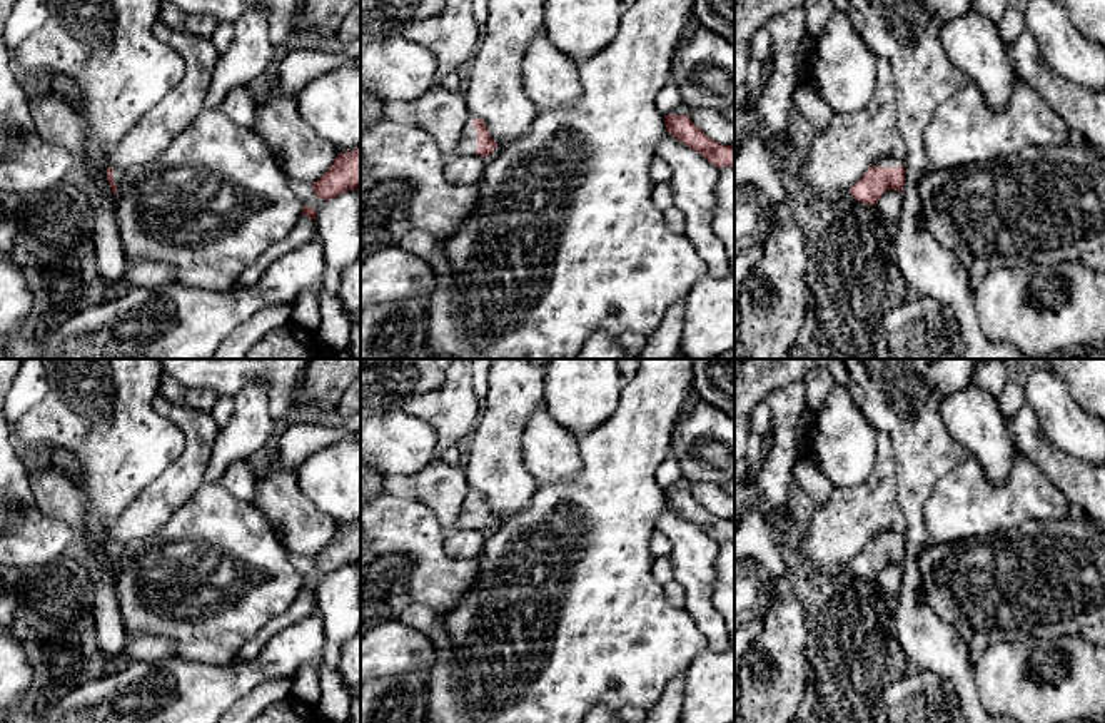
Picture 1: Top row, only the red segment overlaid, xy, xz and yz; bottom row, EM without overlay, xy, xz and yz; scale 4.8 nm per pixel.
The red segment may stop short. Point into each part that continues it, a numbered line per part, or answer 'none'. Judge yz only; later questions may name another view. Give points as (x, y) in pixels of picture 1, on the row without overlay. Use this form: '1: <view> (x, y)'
1: yz (885, 535)

